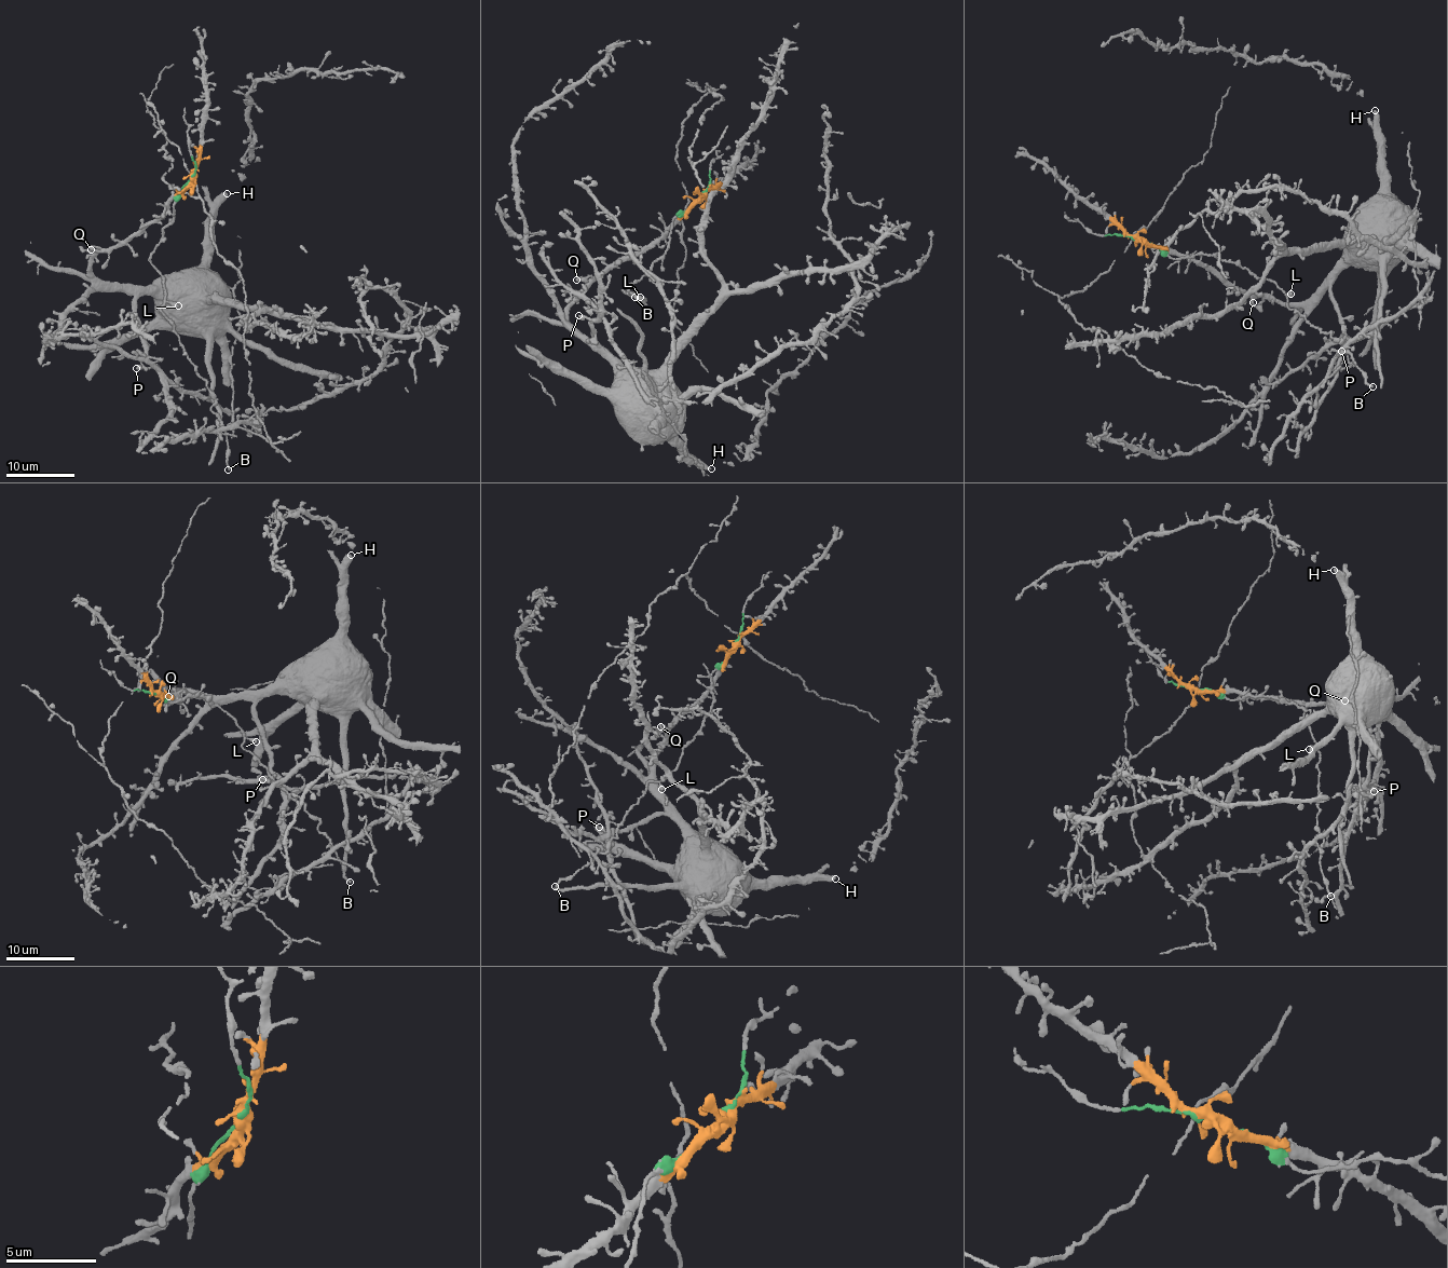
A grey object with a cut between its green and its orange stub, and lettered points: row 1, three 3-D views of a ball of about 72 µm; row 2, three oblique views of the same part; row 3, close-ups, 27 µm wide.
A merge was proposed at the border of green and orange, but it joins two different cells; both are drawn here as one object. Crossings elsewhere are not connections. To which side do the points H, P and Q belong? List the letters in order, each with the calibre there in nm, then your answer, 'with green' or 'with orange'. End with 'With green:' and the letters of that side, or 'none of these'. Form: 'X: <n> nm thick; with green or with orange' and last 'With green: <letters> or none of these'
H: 360 nm thick; with orange
P: 400 nm thick; with orange
Q: 220 nm thick; with orange
With green: none of these

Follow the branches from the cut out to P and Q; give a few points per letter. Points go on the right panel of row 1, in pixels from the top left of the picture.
P: (1137, 239), (1189, 256), (1246, 294), (1285, 302), (1305, 302), (1324, 285), (1328, 287), (1341, 325), (1340, 351)
Q: (1137, 239), (1189, 256), (1224, 283), (1252, 297), (1253, 302)

